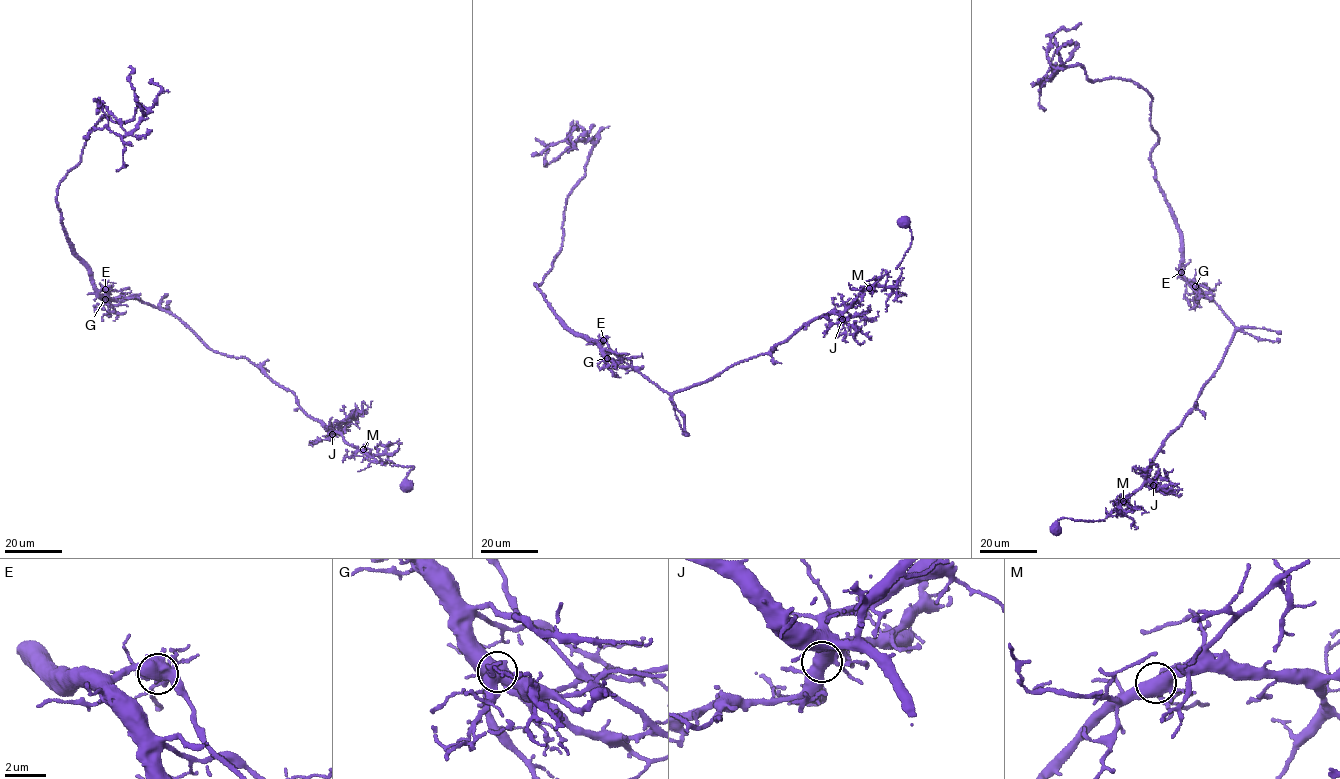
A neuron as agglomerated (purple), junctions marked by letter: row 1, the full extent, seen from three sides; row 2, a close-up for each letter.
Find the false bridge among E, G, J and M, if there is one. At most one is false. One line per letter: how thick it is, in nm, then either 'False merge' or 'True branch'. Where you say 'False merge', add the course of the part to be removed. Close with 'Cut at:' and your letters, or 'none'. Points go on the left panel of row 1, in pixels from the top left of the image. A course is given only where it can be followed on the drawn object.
E: Thickness 650 nm. False merge. Course of the part to remove: (105, 289), (74, 251), (56, 202), (101, 117), (125, 122), (140, 105), (148, 111), (128, 133), (104, 103)
G: Thickness 600 nm. True branch
J: Thickness 500 nm. True branch
M: Thickness 500 nm. True branch
Cut at: E

